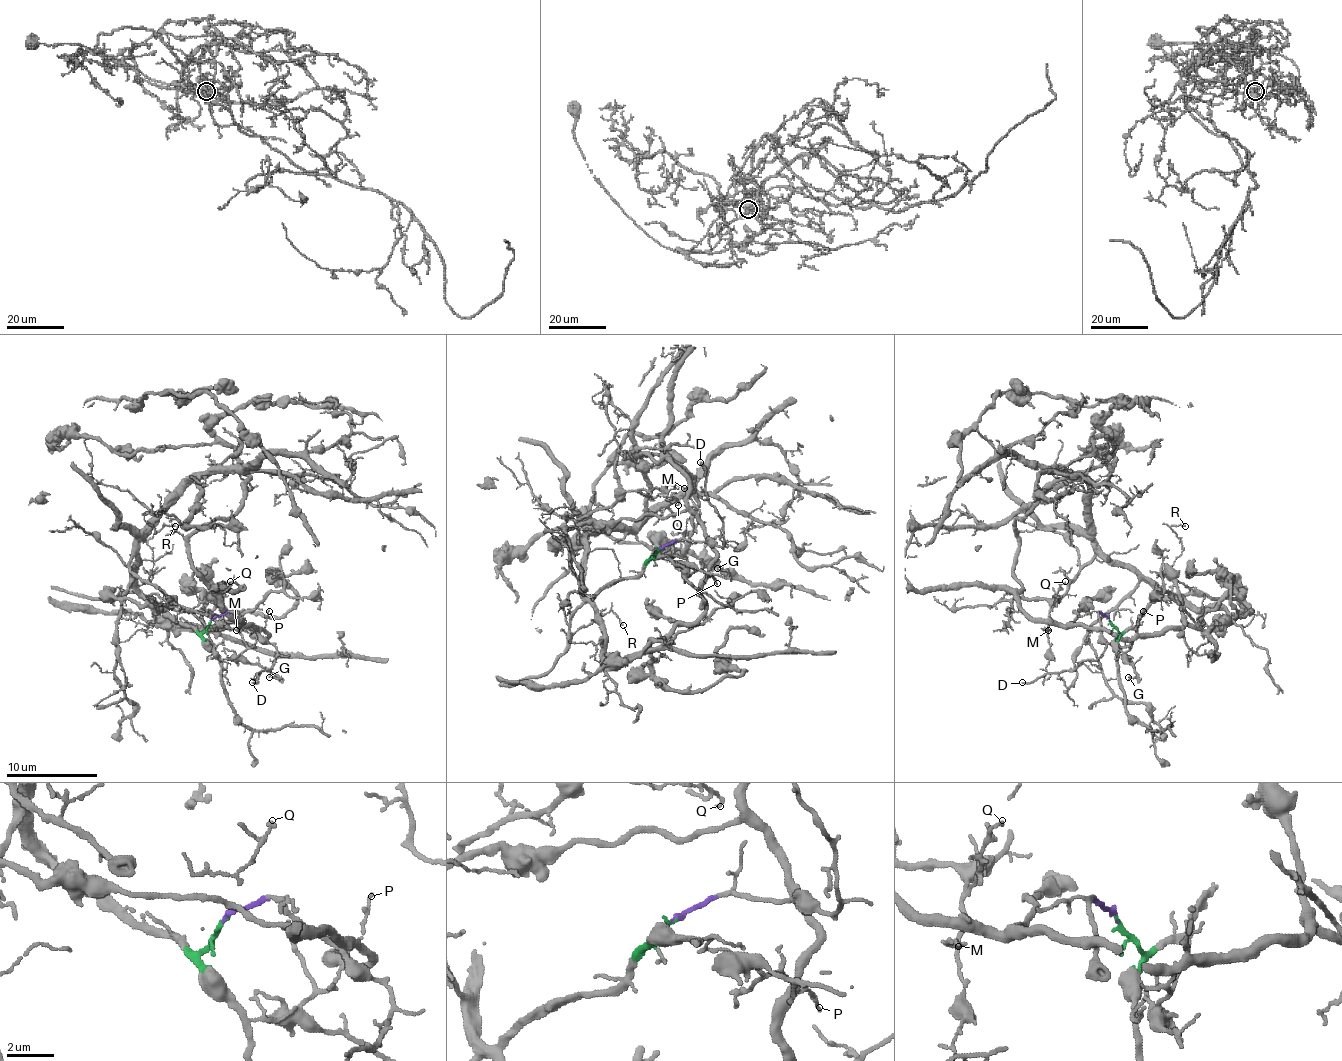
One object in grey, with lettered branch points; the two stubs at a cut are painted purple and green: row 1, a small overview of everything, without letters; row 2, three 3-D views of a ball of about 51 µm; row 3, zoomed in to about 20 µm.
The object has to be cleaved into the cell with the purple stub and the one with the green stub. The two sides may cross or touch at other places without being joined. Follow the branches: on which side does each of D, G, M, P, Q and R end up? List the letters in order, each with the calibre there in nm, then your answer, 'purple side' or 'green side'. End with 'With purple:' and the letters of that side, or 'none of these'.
D: 130 nm thick; purple side
G: 110 nm thick; purple side
M: 100 nm thick; green side
P: 180 nm thick; purple side
Q: 120 nm thick; green side
R: 110 nm thick; green side
With purple: D, G, P

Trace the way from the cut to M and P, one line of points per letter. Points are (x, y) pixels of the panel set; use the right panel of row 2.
M: (1109, 622), (1125, 633), (1157, 592), (1146, 579), (1098, 556), (1050, 606), (1048, 628), (1044, 628), (1048, 631)
P: (1109, 622), (1105, 615), (1098, 615), (1103, 628), (1114, 635), (1132, 635), (1143, 610)

